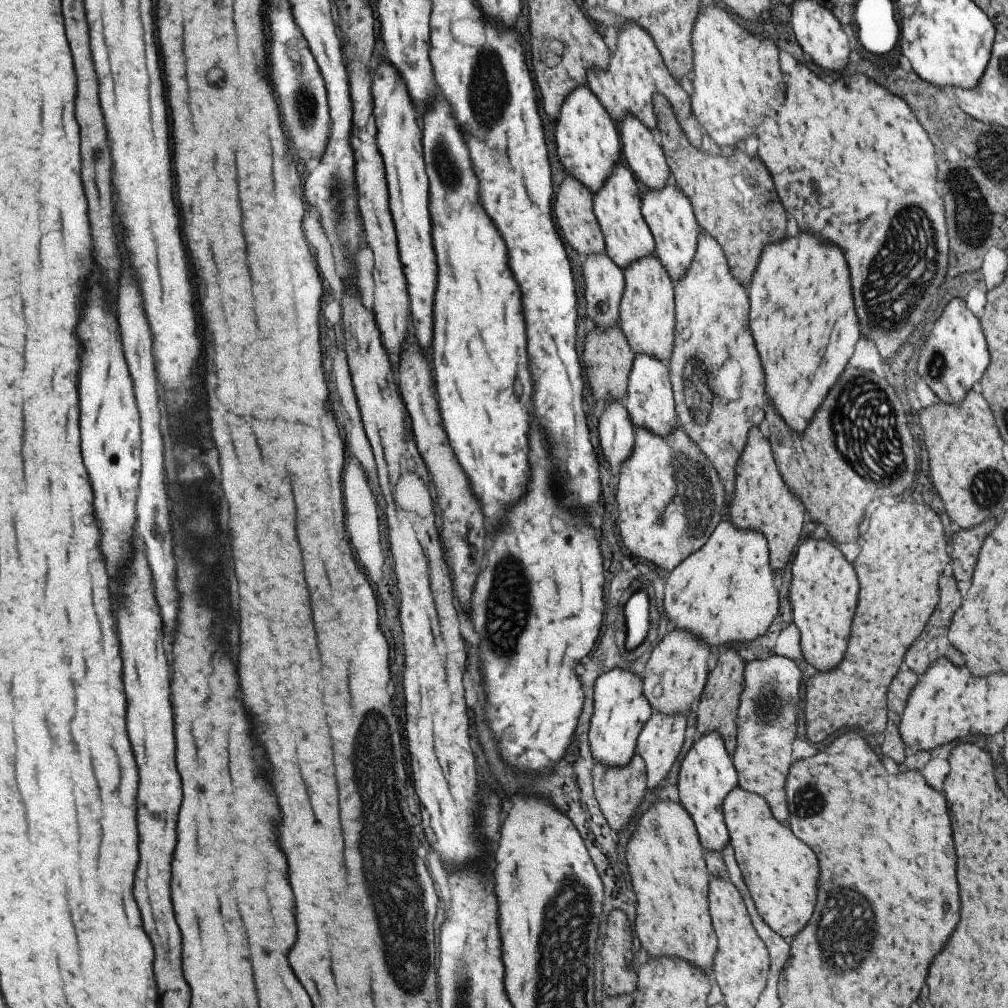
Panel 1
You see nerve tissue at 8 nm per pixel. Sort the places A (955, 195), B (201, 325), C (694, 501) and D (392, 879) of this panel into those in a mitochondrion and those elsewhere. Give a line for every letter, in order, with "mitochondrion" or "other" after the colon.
A: mitochondrion
B: other
C: mitochondrion
D: mitochondrion

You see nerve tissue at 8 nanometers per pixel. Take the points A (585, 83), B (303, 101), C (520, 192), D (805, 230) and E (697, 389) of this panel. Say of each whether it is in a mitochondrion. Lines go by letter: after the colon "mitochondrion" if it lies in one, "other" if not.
A: other
B: mitochondrion
C: other
D: other
E: mitochondrion

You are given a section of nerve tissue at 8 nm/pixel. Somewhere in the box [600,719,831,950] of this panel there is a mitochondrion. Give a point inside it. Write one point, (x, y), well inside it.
(806, 803)

